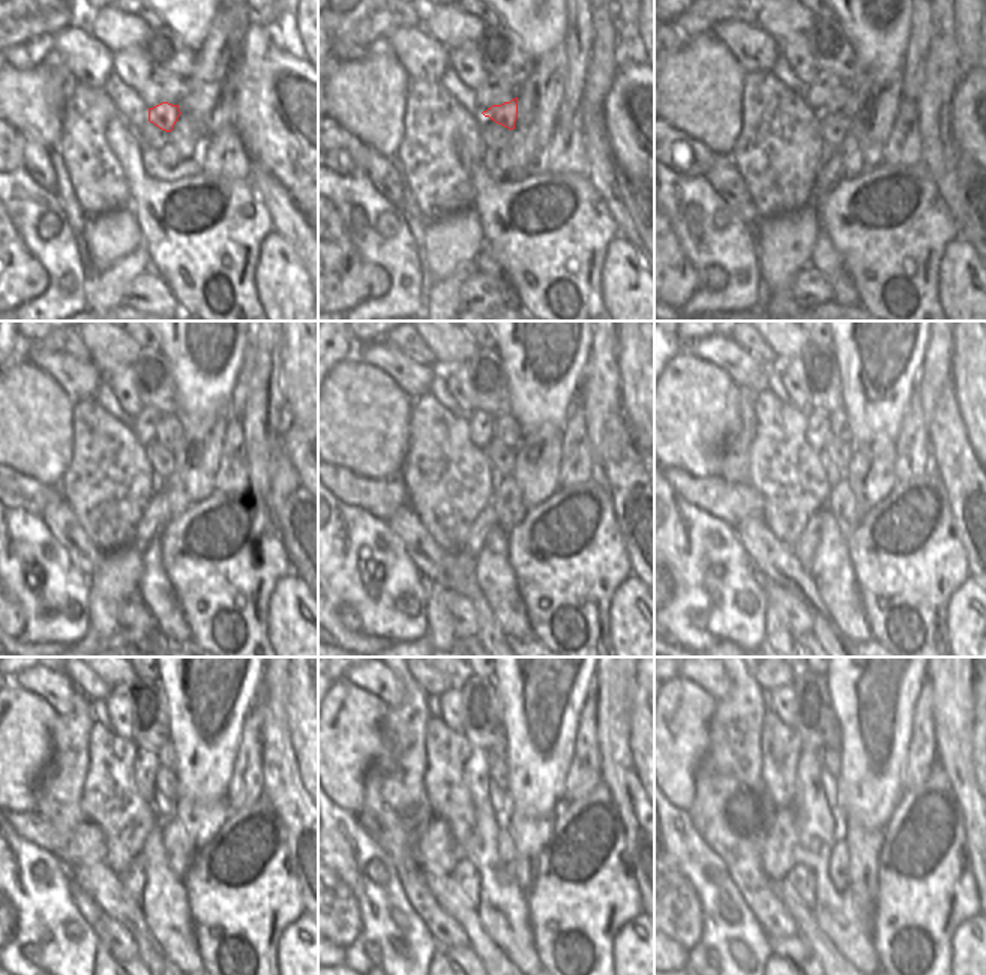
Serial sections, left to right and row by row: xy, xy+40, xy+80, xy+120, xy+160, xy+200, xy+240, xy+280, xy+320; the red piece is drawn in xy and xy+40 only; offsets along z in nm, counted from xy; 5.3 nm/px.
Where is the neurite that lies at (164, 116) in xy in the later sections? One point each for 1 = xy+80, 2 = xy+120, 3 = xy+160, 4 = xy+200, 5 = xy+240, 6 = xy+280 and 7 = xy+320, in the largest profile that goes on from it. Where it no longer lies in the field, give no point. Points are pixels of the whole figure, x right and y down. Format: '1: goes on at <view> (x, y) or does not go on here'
1: goes on at xy+80 (841, 104)
2: goes on at xy+120 (168, 434)
3: goes on at xy+160 (506, 429)
4: goes on at xy+200 (839, 428)
5: goes on at xy+240 (165, 753)
6: goes on at xy+280 (499, 750)
7: goes on at xy+320 (835, 740)

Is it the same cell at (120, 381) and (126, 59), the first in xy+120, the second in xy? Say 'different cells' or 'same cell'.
same cell

